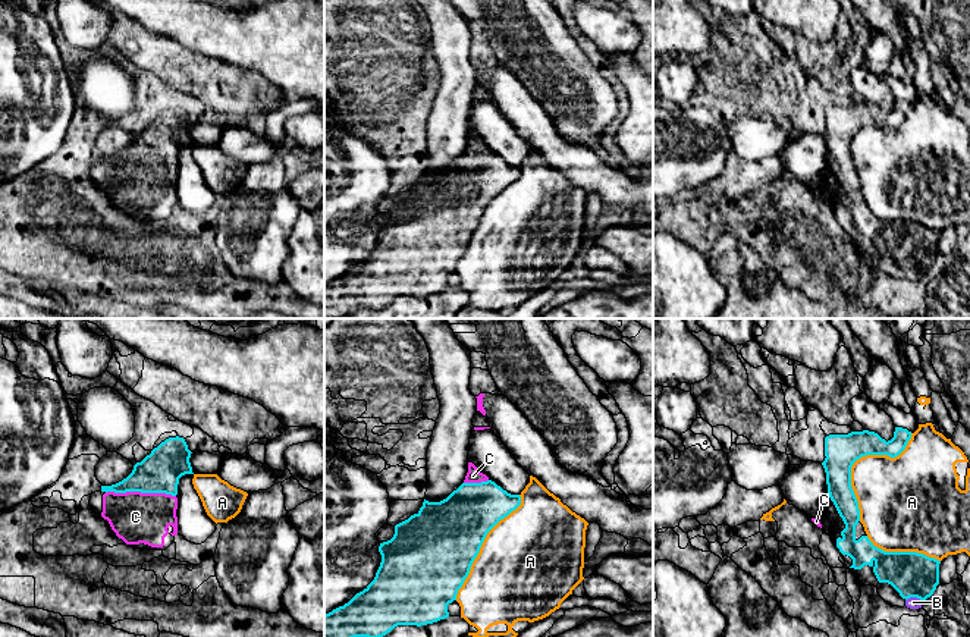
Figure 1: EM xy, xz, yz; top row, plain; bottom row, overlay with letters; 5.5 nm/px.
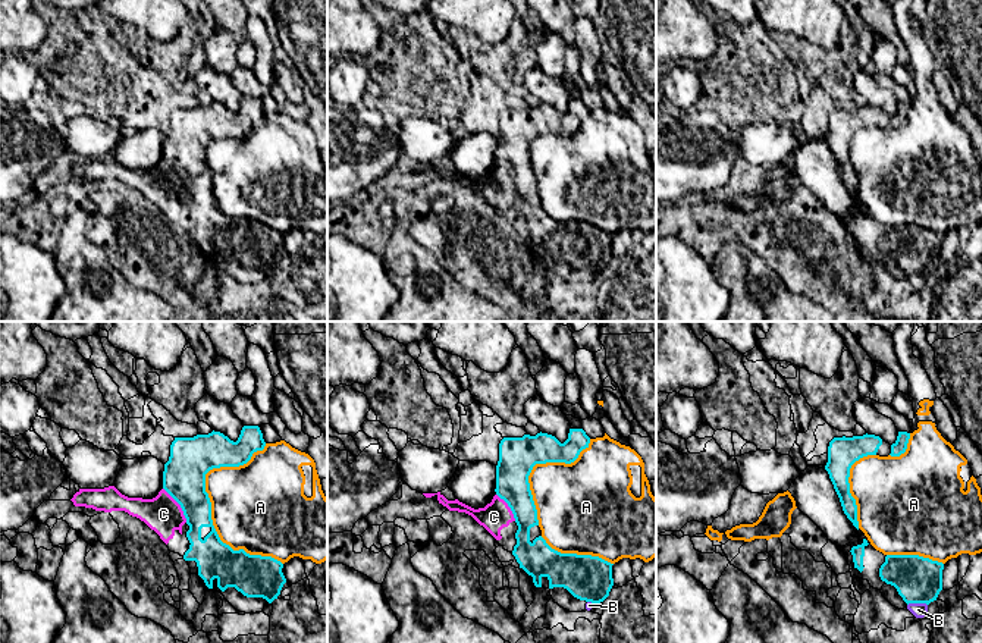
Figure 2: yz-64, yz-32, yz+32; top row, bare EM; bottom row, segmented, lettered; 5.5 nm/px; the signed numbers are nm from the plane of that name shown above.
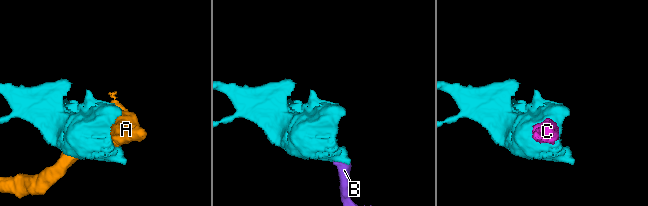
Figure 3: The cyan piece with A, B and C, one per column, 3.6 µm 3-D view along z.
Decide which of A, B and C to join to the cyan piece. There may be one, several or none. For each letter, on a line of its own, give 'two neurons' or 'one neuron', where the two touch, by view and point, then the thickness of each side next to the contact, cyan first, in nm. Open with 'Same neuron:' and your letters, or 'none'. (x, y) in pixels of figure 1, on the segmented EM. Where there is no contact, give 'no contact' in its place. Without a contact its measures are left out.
Same neuron: B, C
A: two neurons | yz (857, 458) | 190/360 nm
B: one neuron | yz (914, 596) | 240/60 nm
C: one neuron | xy (141, 492) | 220/280 nm

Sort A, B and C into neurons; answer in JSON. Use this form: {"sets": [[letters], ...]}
{"sets": [["A"], ["B", "C"]]}

